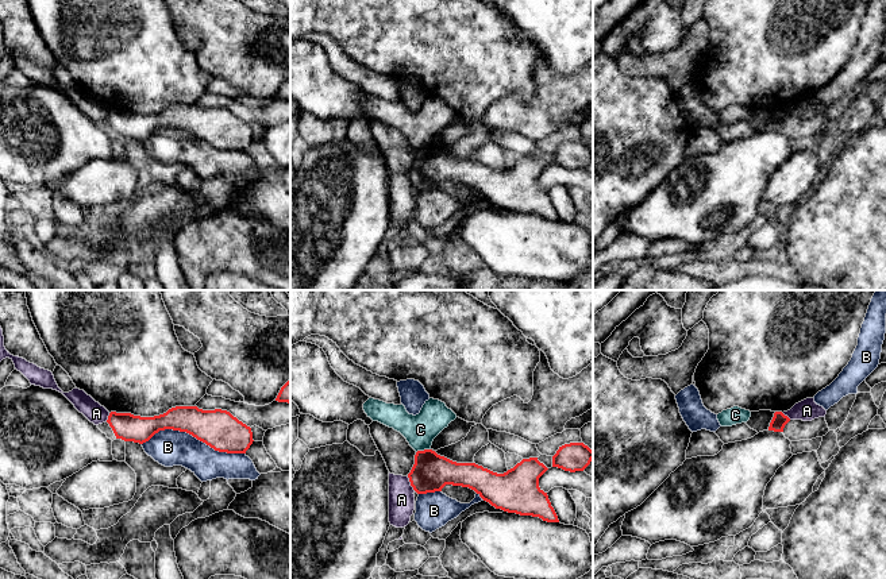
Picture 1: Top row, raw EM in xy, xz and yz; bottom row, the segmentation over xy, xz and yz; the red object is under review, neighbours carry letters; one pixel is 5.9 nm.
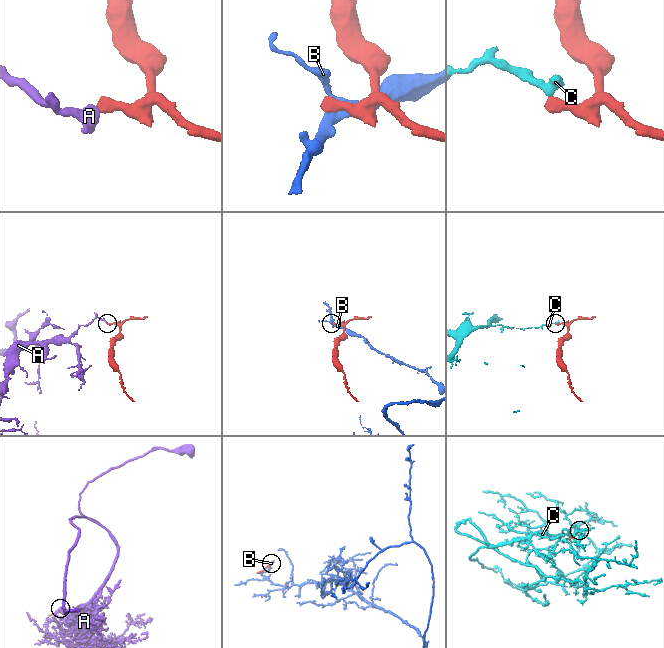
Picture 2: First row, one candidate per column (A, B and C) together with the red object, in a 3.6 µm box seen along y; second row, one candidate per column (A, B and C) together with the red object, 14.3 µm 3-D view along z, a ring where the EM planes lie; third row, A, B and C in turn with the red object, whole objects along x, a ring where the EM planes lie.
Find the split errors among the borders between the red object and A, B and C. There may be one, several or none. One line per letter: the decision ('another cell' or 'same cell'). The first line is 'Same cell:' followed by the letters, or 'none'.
Same cell: none
A: another cell
B: another cell
C: another cell

